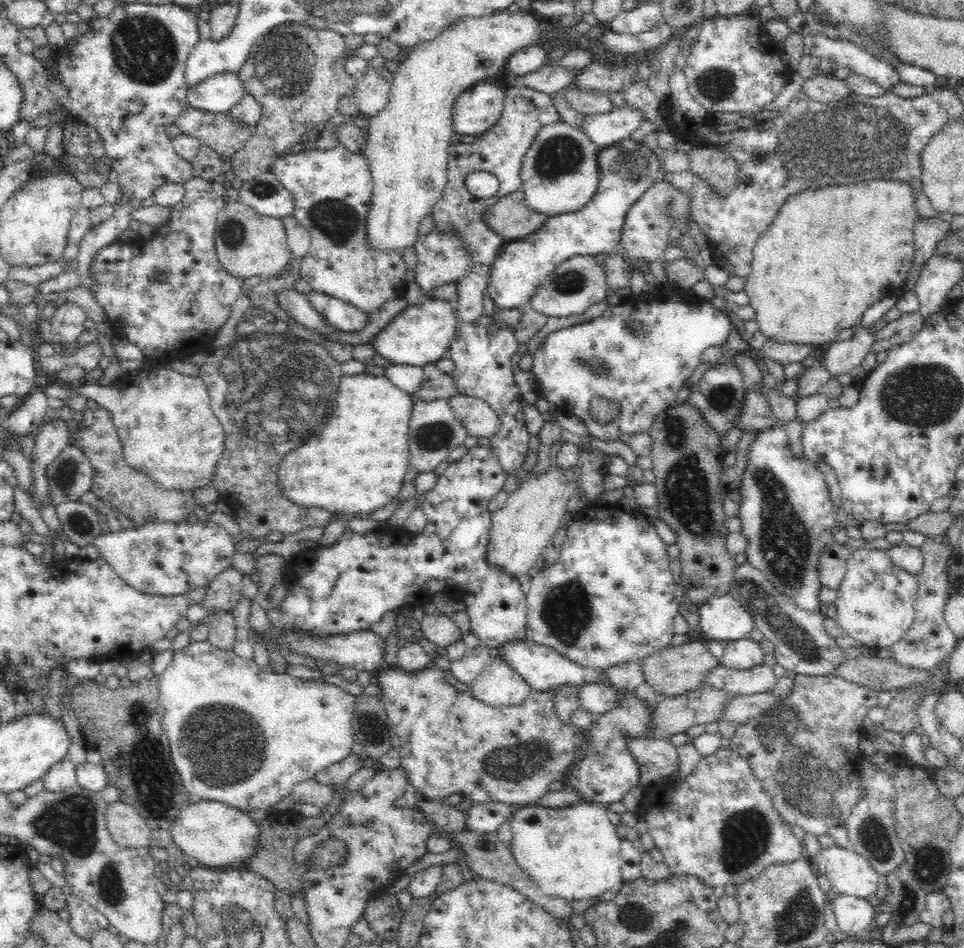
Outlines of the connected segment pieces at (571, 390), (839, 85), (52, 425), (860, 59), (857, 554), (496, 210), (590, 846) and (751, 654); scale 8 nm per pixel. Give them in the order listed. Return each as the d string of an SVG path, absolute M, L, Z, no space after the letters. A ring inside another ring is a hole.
M691 294L690 300L681 298L662 298L658 307L654 302L638 302L630 298L628 302L610 304L598 317L586 322L579 322L561 330L550 332L534 352L532 374L538 380L540 396L550 400L558 412L576 416L588 427L591 436L602 440L615 440L621 434L632 436L648 433L654 419L677 400L678 390L696 366L701 364L702 354L710 351L711 346L724 345L732 330L732 323L726 310L717 308L710 301L697 299ZM577 362L587 362L578 365ZM592 398L606 398L618 402L618 416L608 423L602 423L590 415Z
M831 72L827 74L815 73L810 79L800 81L800 84L806 101L814 100L821 104L843 100L852 93L846 80L839 80Z
M54 418L42 424L36 431L31 467L33 472L33 498L39 504L49 502L45 467L50 464L50 460L54 460L60 454L61 450L71 444L69 435L68 423L61 418Z
M804 34L802 36L804 55L830 60L835 67L848 67L860 76L872 79L891 92L892 86L901 79L890 65L877 60L862 50L857 43L846 39L834 40L823 34Z
M854 549L835 602L838 626L852 639L874 649L887 649L912 628L916 616L918 579L894 565L886 550Z
M522 191L511 192L500 197L483 213L483 220L488 228L506 242L521 239L540 229L549 218L529 210L522 200L524 200Z
M580 800L564 806L564 808L546 808L538 805L523 805L514 808L509 818L512 841L508 845L515 861L542 888L544 894L560 896L564 900L574 903L575 900L591 902L606 890L616 890L622 883L623 876L620 856L620 836L614 825L606 815L606 807L599 803Z
M744 638L726 642L719 662L726 668L748 670L764 663L764 655L757 642Z

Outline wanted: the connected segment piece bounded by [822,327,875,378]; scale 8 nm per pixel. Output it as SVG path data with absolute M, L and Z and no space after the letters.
M860 327L848 340L836 340L826 346L822 367L830 373L830 378L848 374L860 365L872 349L875 332L869 327Z

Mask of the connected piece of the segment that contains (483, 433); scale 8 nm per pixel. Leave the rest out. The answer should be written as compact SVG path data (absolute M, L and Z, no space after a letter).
M458 394L450 397L449 403L457 420L464 425L470 436L490 438L499 433L500 417L485 400Z

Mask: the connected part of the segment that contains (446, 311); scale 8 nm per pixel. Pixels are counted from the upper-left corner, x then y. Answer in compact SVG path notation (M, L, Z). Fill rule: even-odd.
M428 298L409 305L393 318L371 342L378 355L396 364L424 366L436 363L449 352L450 343L455 339L457 308L453 298Z

